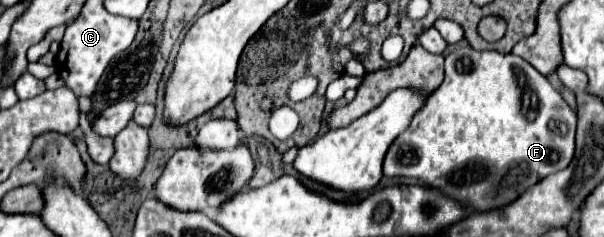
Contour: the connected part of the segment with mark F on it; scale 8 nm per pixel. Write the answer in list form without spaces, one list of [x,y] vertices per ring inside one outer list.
[[[460,45],[458,49],[454,49],[448,57],[446,57],[446,77],[442,81],[442,85],[428,97],[426,105],[414,115],[412,119],[414,123],[400,135],[396,137],[396,141],[390,145],[386,157],[384,157],[384,175],[386,177],[414,177],[420,179],[426,185],[434,185],[438,189],[442,189],[444,193],[456,197],[462,203],[470,203],[474,205],[478,211],[488,211],[488,209],[496,209],[496,207],[504,207],[506,203],[514,201],[522,191],[526,191],[528,187],[532,187],[536,181],[540,181],[542,177],[556,173],[564,167],[570,165],[572,157],[574,157],[574,133],[576,133],[576,113],[570,111],[570,107],[564,103],[562,95],[552,89],[552,85],[548,83],[548,79],[538,73],[530,63],[526,63],[524,59],[516,57],[516,55],[502,55],[498,51],[476,51],[470,45]]]

